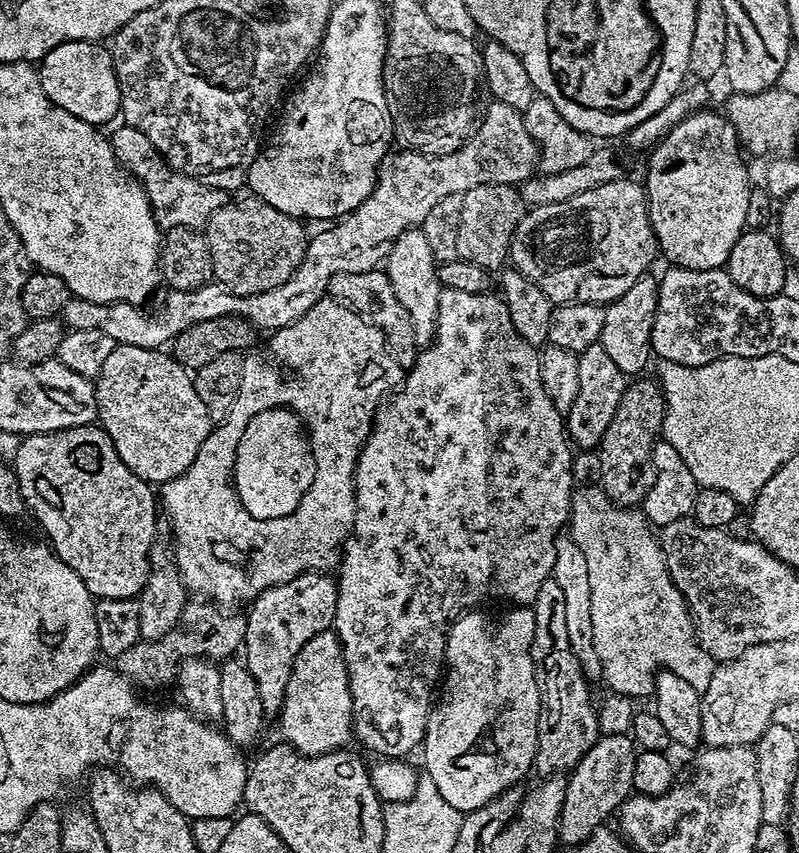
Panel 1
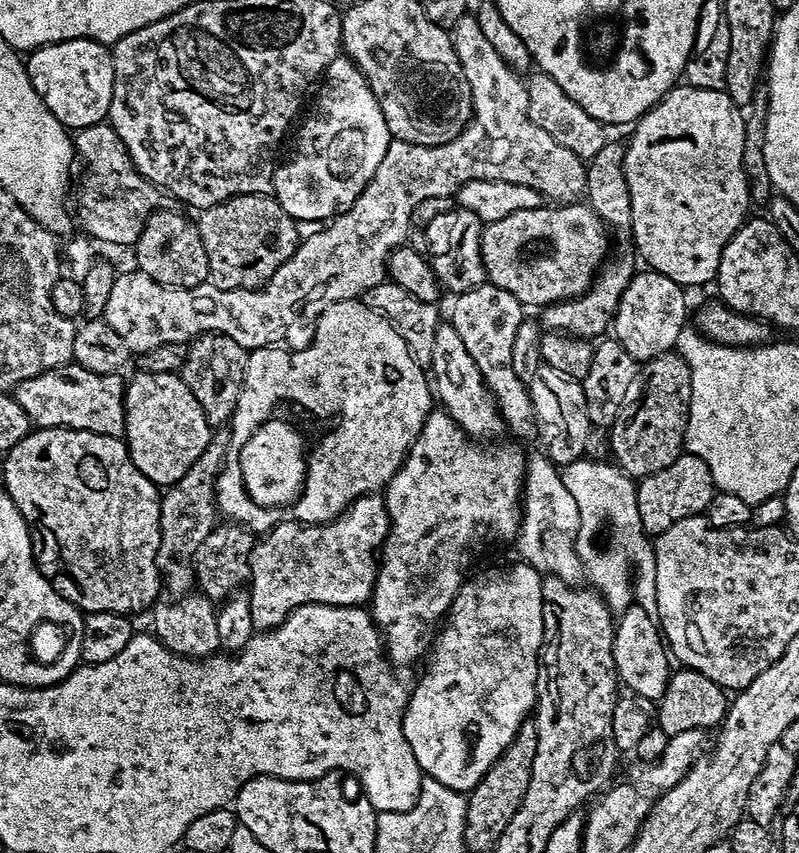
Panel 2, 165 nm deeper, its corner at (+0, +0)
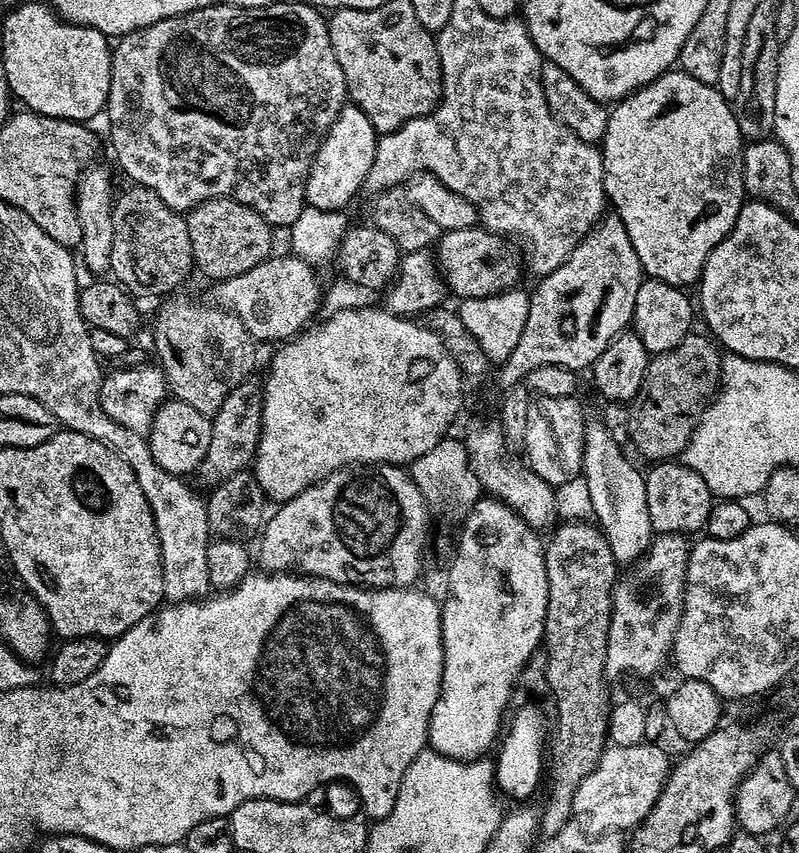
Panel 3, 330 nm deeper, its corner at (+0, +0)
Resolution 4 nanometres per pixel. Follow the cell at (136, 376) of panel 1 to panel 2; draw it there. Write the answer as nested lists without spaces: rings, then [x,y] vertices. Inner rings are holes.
[[[137,371],[136,377],[127,381],[124,390],[124,435],[128,453],[157,486],[167,486],[178,482],[190,466],[206,450],[213,429],[206,422],[206,414],[202,414],[202,406],[198,406],[198,398],[190,394],[190,386],[175,372],[170,374],[150,374]]]

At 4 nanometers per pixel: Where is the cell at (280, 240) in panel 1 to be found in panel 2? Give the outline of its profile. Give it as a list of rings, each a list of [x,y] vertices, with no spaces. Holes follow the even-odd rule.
[[[271,195],[266,196],[232,196],[222,204],[215,204],[199,213],[198,227],[202,246],[206,246],[208,259],[208,280],[222,290],[263,288],[274,273],[282,267],[296,252],[301,239],[295,230],[295,220]]]

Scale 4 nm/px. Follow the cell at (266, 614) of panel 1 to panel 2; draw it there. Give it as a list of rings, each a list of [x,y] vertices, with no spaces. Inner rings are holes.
[[[369,494],[360,496],[354,501],[350,508],[347,508],[342,515],[334,520],[329,520],[326,524],[302,524],[295,520],[282,520],[275,524],[267,532],[259,537],[258,543],[252,549],[252,574],[250,577],[250,591],[248,592],[248,601],[250,602],[250,614],[252,615],[252,626],[256,630],[267,630],[276,628],[283,622],[293,610],[298,606],[307,604],[329,604],[330,606],[364,606],[372,599],[372,588],[376,584],[376,570],[378,567],[378,553],[383,549],[384,539],[388,537],[388,511],[384,505],[383,495]]]

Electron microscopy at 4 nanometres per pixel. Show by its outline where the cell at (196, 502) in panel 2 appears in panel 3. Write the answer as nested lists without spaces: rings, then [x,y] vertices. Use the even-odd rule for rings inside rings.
[[[256,374],[247,376],[238,386],[234,386],[234,390],[230,390],[230,394],[226,394],[226,402],[222,402],[215,416],[211,417],[210,447],[206,450],[206,458],[202,458],[194,473],[194,480],[197,480],[195,483],[201,489],[217,488],[222,482],[226,482],[226,478],[245,471],[255,461],[263,405],[264,381]]]

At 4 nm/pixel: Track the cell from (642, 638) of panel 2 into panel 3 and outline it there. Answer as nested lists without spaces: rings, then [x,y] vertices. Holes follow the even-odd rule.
[[[600,418],[589,419],[584,425],[584,471],[586,486],[590,486],[590,502],[595,523],[603,532],[617,565],[631,566],[652,545],[654,533],[650,510],[646,506],[645,473],[628,461],[625,449],[614,439]]]

